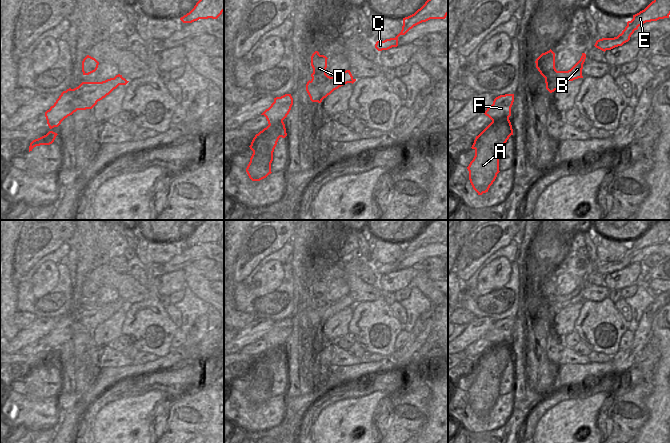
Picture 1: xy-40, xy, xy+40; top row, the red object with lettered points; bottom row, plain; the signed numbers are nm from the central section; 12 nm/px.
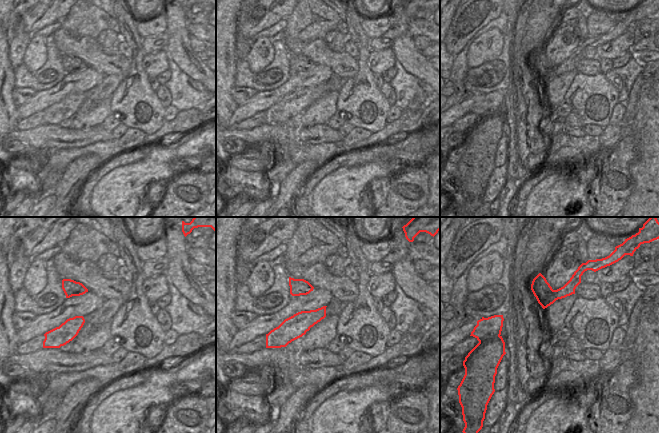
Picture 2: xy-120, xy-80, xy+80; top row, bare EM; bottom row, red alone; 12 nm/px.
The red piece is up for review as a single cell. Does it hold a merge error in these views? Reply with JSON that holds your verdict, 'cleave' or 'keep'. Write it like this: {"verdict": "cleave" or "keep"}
{"verdict": "cleave"}

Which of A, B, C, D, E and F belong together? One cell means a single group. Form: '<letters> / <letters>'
A D / B C E F

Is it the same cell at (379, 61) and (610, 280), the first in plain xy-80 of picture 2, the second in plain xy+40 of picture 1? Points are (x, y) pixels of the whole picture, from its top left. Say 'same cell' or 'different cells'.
same cell

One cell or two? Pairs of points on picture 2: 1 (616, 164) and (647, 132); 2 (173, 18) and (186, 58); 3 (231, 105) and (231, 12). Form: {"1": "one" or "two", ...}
{"1": "two", "2": "one", "3": "one"}

